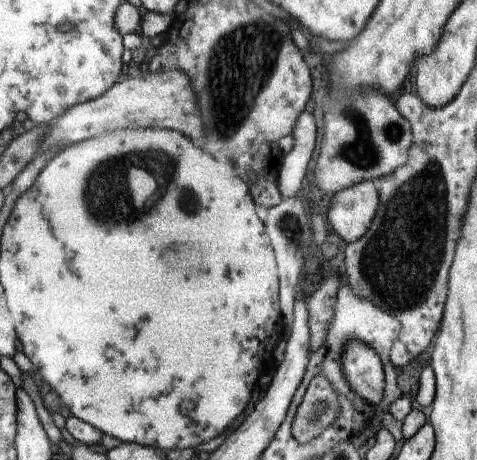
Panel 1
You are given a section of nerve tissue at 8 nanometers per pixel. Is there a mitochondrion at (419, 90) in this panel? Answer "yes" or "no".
no

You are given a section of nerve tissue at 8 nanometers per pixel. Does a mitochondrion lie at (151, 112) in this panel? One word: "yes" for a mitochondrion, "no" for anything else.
no

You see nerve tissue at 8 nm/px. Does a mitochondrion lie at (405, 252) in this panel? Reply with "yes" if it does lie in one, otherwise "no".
yes

